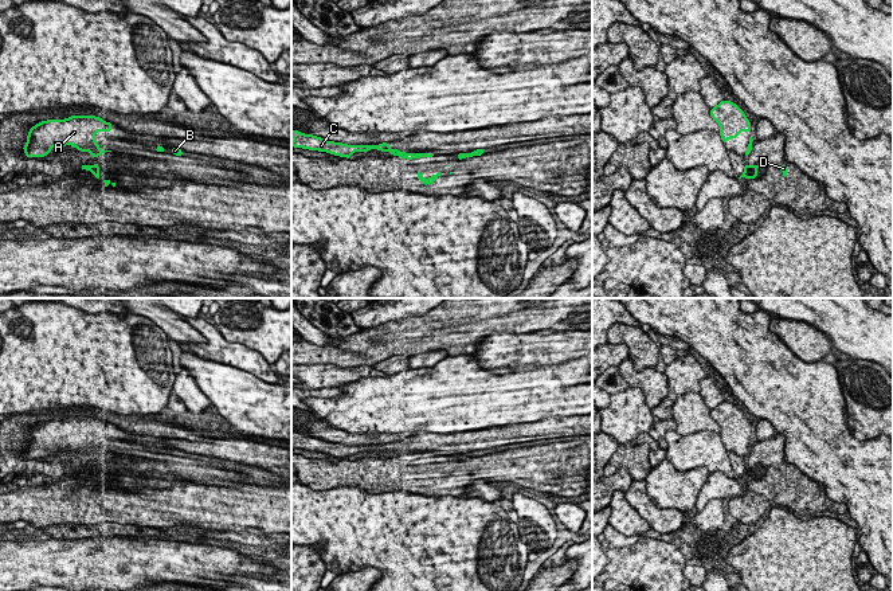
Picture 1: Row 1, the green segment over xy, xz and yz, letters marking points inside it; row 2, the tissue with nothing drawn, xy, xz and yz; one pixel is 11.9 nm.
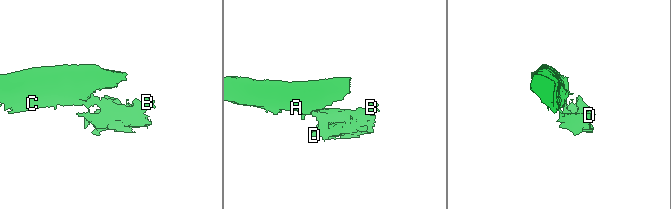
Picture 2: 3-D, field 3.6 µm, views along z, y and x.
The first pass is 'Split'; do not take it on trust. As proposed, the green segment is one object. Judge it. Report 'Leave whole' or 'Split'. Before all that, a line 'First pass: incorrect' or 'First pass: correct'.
First pass: correct
Split

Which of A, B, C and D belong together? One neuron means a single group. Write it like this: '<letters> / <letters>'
A C / B D

